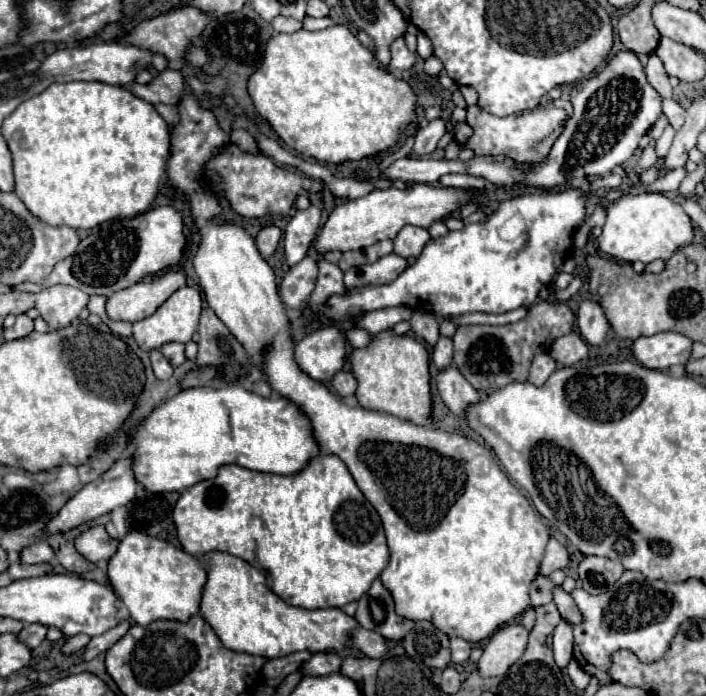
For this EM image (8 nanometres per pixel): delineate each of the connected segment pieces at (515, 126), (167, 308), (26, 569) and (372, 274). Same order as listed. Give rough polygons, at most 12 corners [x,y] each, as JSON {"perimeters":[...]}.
{"perimeters":[[[551,100],[515,116],[467,106],[475,156],[533,164],[561,134],[567,110]],[[185,286],[133,322],[141,350],[189,342],[201,294]],[[11,564],[13,578],[29,578],[51,572],[53,564]],[[391,252],[345,272],[345,286],[389,284],[407,268]]]}

